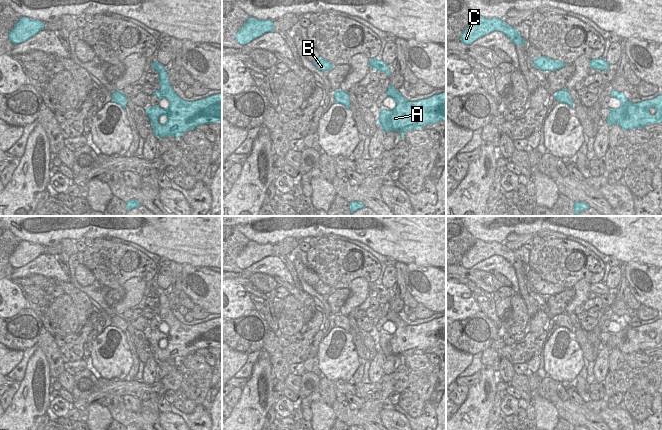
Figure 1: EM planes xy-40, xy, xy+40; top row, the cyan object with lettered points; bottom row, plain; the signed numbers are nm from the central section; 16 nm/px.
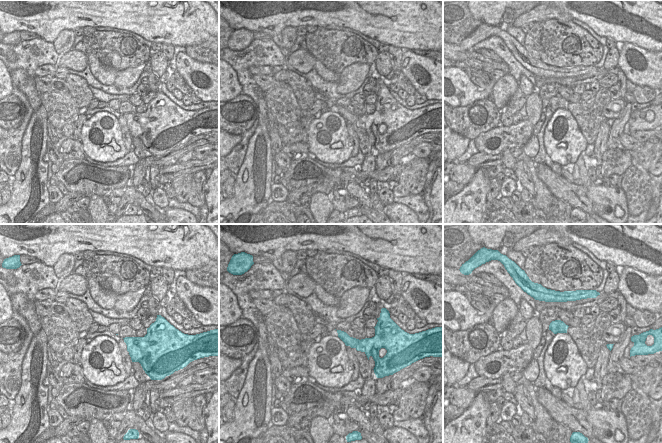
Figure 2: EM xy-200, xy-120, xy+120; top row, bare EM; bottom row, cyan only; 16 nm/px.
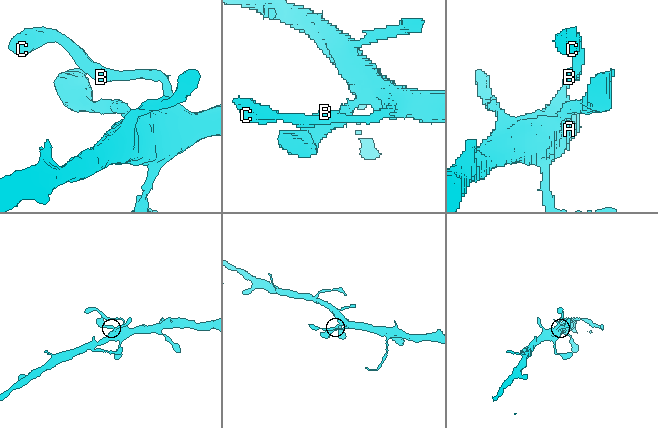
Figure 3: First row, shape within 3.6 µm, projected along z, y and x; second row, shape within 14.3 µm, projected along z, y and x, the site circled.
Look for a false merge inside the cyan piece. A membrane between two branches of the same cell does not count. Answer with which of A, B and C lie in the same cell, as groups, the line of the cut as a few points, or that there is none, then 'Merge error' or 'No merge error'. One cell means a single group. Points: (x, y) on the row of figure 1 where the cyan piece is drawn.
Groups: A / B C. Split along xy-40 (164, 68), (157, 71). Merge error

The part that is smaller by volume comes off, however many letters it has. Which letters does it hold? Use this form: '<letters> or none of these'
B, C

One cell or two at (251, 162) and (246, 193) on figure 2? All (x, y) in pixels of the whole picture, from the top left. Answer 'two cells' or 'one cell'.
one cell

